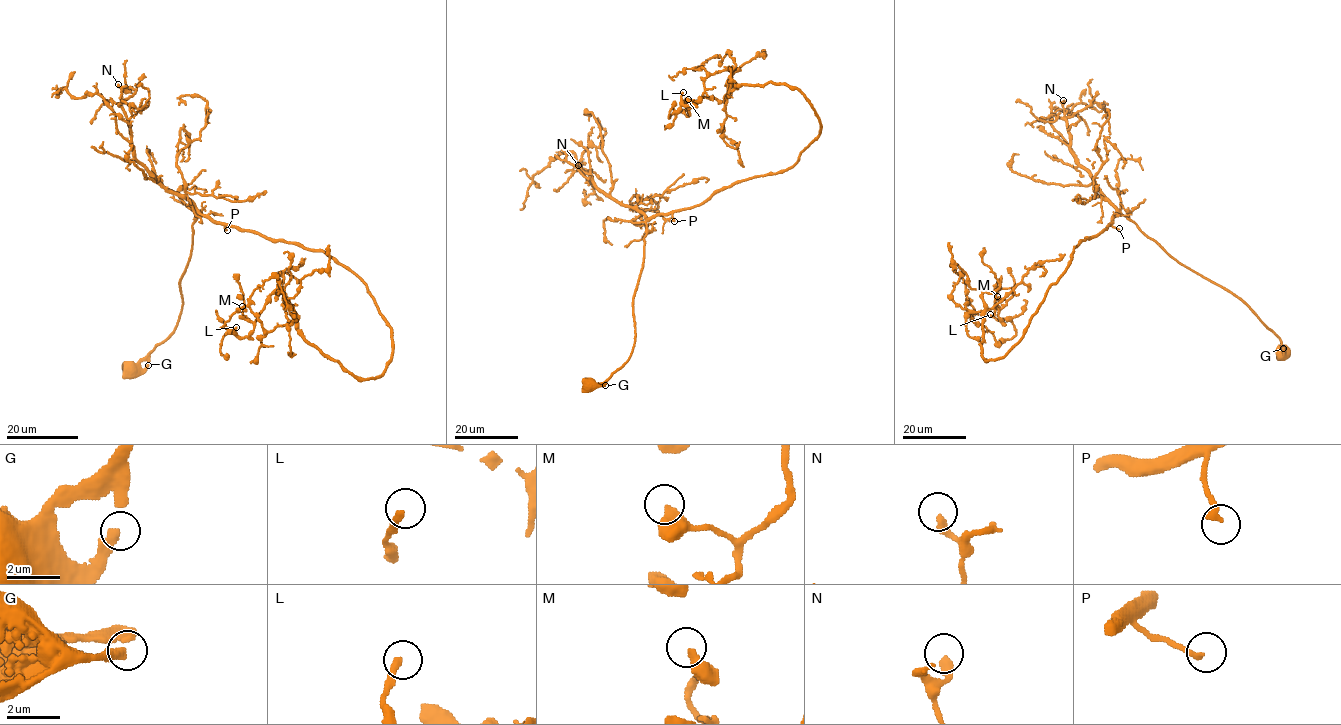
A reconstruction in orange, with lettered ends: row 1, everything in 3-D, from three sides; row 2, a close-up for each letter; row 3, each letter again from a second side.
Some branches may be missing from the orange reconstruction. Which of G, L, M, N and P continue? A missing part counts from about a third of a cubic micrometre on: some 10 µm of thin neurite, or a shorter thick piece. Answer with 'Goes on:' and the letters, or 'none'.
Goes on: none

